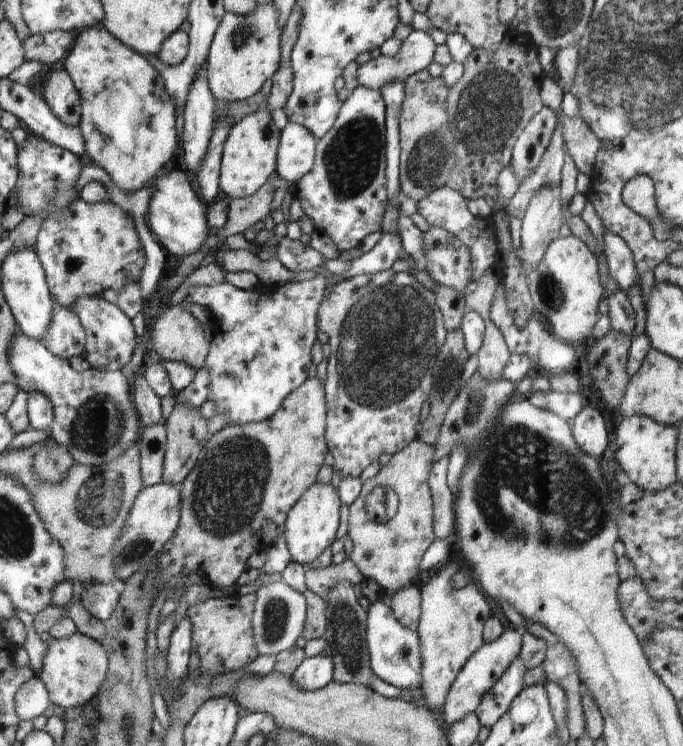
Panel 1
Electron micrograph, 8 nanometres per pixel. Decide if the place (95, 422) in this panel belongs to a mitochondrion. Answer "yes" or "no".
yes

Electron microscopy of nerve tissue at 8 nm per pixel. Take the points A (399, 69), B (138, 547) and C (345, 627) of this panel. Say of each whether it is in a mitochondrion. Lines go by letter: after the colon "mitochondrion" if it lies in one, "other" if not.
A: other
B: mitochondrion
C: mitochondrion

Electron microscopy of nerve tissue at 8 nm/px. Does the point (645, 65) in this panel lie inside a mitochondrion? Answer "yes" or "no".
yes

